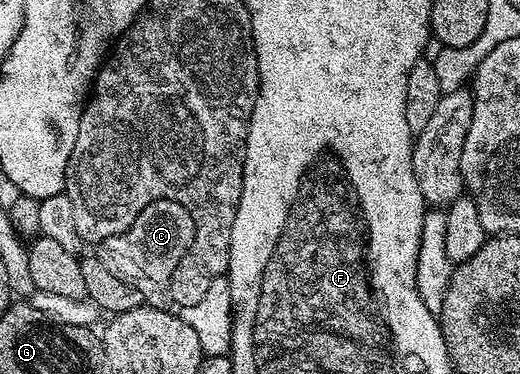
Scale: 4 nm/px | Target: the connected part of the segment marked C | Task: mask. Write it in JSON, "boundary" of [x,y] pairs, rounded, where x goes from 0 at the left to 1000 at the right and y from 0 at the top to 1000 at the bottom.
{"boundary":[[[308,532],[285,543],[285,553],[277,553],[277,564],[262,575],[246,618],[187,647],[185,684],[192,703],[200,703],[200,714],[208,714],[208,725],[215,725],[215,735],[223,735],[223,746],[254,757],[254,767],[269,778],[279,813],[315,826],[329,813],[331,735],[371,636],[373,588],[363,564],[346,543]]]}

